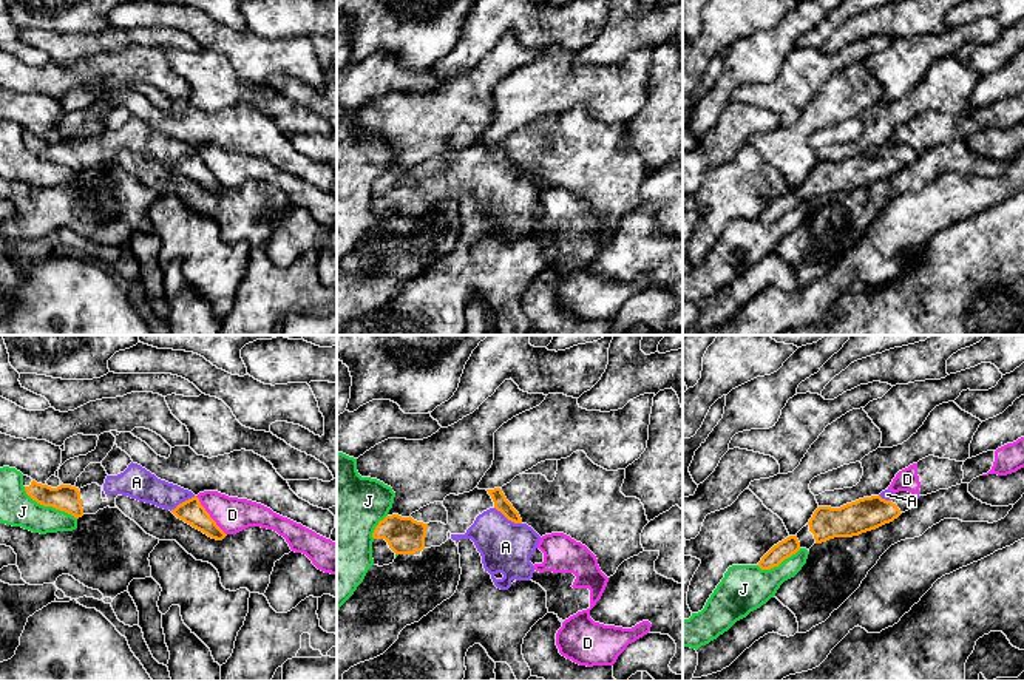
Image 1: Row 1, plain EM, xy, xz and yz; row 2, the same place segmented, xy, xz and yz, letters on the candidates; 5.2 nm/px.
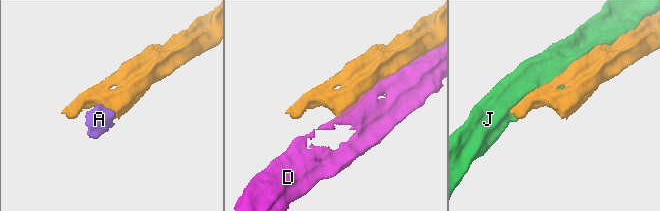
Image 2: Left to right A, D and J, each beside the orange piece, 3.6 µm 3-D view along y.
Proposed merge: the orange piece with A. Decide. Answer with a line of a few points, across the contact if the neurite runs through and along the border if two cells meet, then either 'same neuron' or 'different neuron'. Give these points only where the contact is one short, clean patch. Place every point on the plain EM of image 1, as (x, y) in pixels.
line xz (501, 158), (502, 167), (508, 173), (505, 201); same neuron

